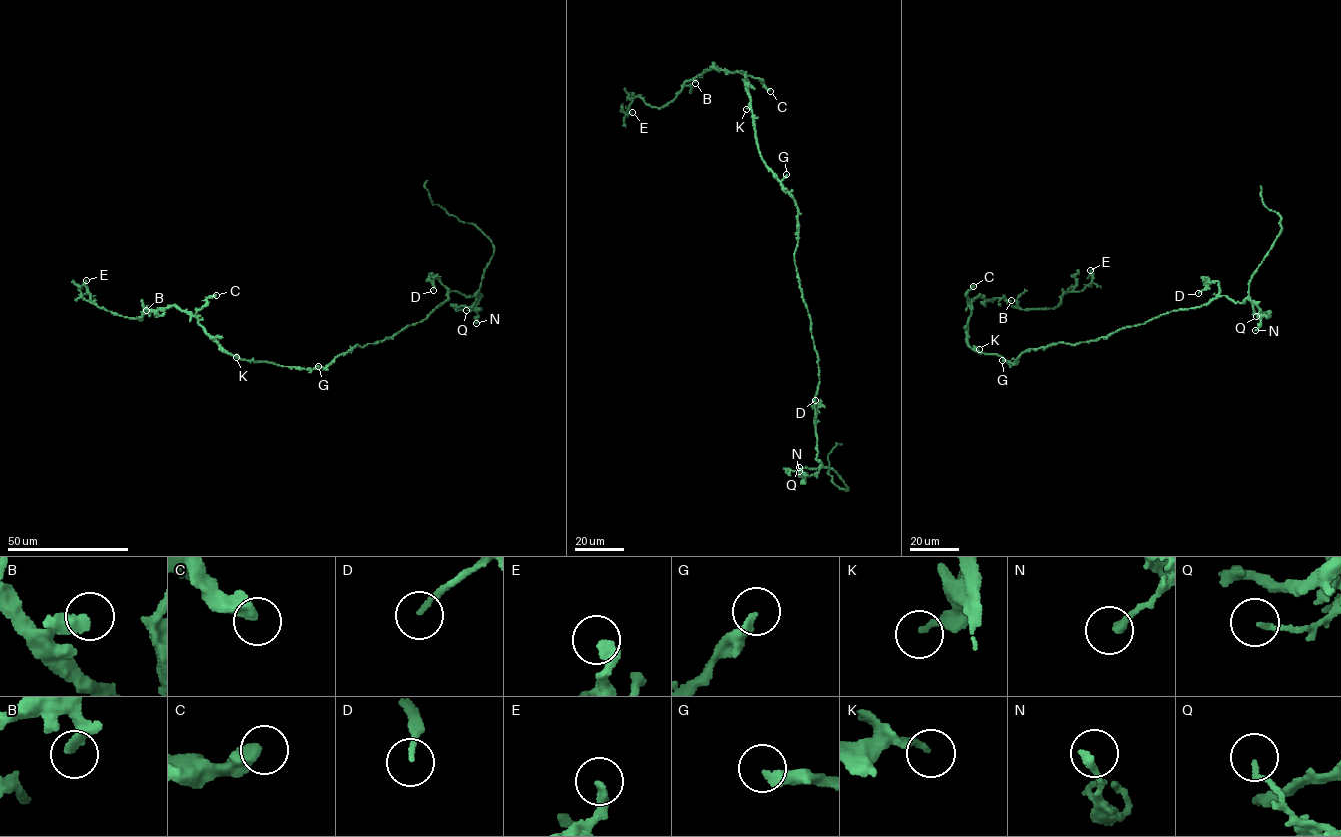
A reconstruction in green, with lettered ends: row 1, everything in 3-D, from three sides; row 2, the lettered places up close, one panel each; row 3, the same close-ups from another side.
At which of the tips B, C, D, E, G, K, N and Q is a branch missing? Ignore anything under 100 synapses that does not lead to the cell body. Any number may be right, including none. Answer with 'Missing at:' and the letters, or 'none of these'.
Missing at: none of these

